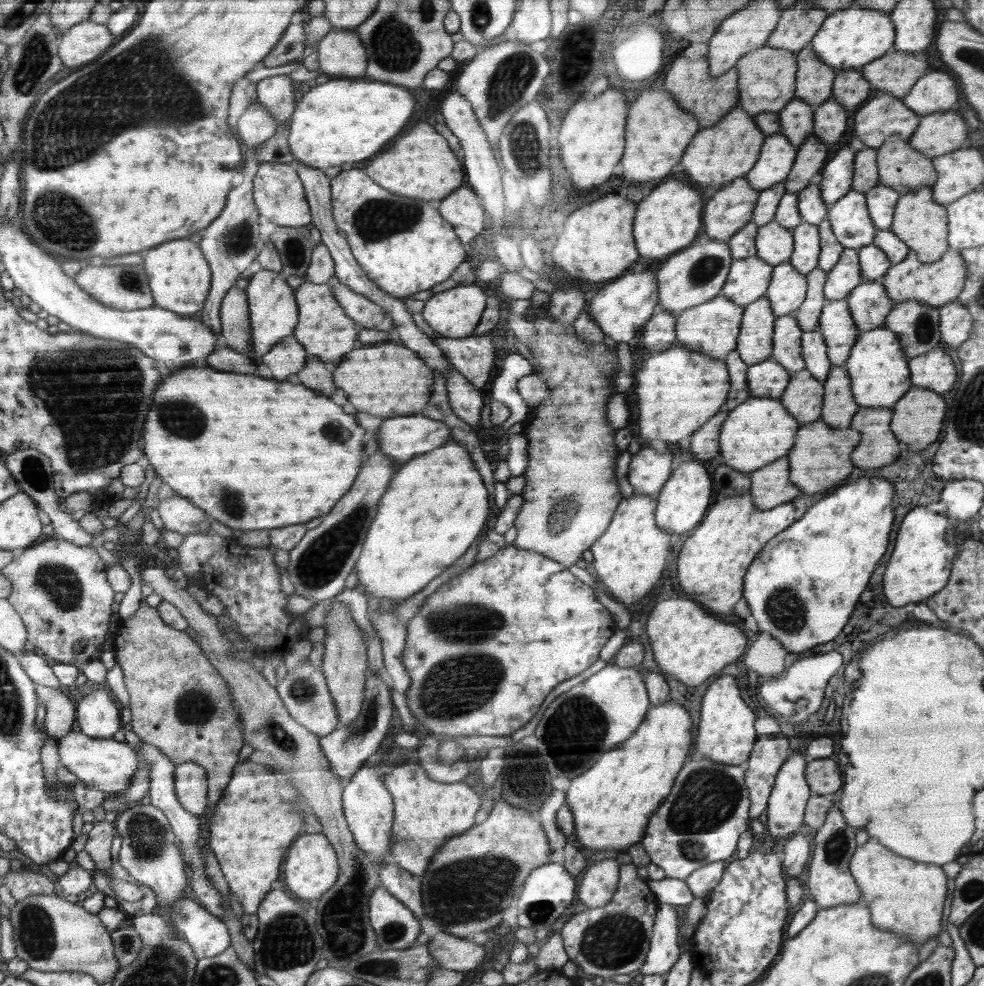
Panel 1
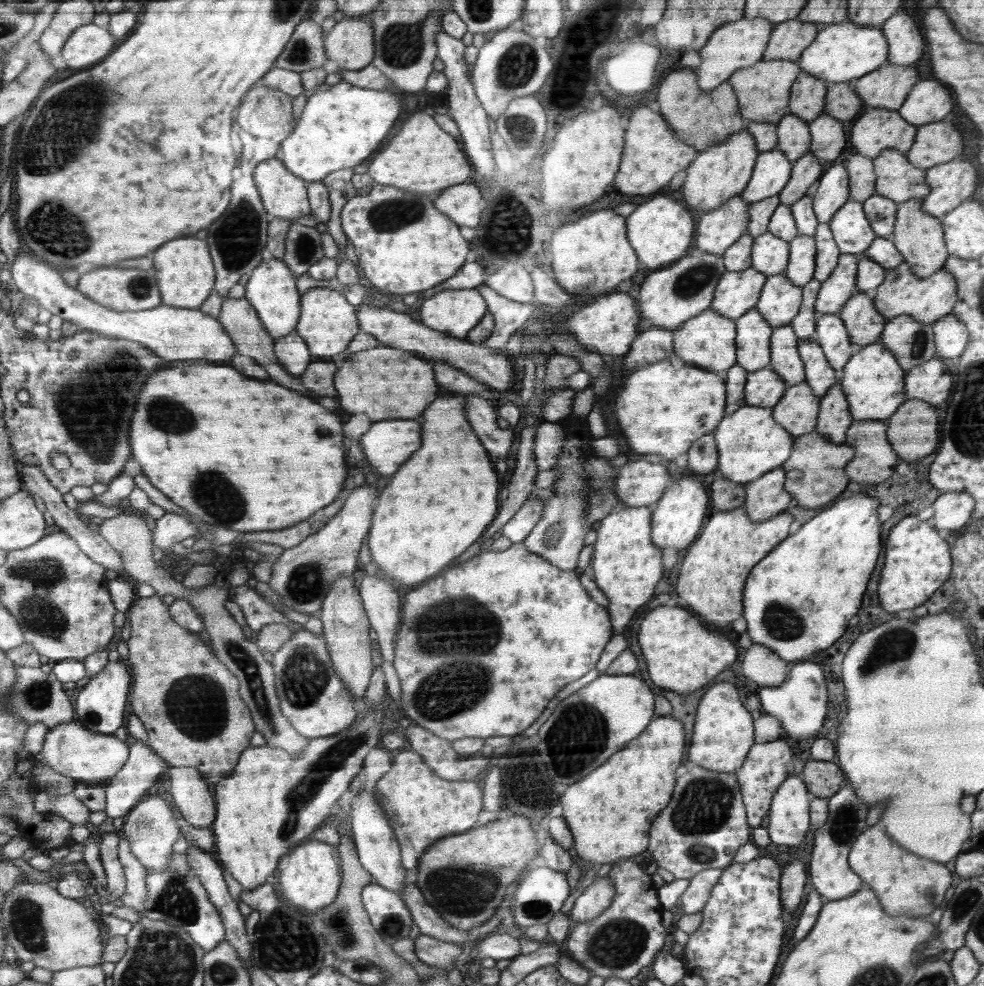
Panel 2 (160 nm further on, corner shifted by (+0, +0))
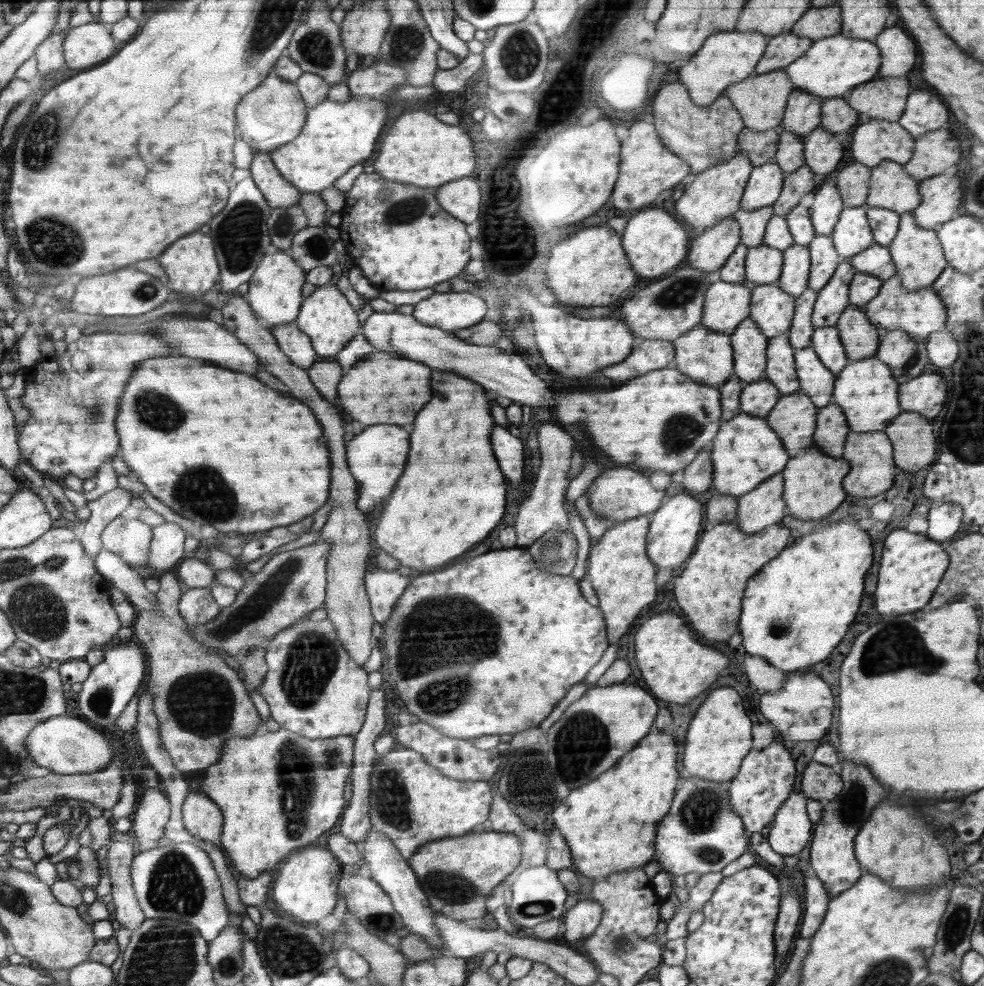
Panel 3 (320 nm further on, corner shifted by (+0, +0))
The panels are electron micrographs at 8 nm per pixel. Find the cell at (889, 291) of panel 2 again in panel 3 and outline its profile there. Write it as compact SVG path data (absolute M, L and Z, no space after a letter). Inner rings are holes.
M894 274L882 283L879 293L864 305L865 315L880 333L903 330L912 340L925 341L930 335L945 328L947 314L944 301L937 295L932 285L916 292L908 292L901 285L901 278Z

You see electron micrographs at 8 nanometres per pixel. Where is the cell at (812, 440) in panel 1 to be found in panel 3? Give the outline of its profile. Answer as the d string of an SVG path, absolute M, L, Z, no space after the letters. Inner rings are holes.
M808 447L802 454L789 460L781 472L786 476L786 504L790 504L790 516L800 520L820 520L832 514L846 498L844 478L852 470L845 458L834 458Z

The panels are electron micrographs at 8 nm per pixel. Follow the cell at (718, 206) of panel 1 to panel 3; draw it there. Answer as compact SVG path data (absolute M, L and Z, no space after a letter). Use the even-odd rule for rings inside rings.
M733 216L723 218L694 239L687 265L716 275L740 244L740 225Z

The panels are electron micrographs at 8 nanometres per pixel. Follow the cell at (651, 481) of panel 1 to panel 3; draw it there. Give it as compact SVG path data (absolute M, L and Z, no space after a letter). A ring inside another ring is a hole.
M613 466L606 472L602 471L590 486L585 490L588 492L588 502L594 514L609 520L610 524L632 520L637 516L656 512L660 506L660 500L664 498L665 490L654 490L648 482L648 474L642 471L635 471L631 467Z

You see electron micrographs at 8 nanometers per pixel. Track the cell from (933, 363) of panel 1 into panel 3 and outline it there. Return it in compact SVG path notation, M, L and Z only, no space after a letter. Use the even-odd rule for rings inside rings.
M928 369L900 385L901 410L918 412L928 420L936 418L946 402L946 396L946 382L934 369Z

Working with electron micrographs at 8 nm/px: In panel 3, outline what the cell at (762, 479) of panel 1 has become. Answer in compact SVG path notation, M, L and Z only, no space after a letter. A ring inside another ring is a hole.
M780 473L771 476L770 479L766 479L764 483L759 484L746 495L737 497L737 501L736 523L740 525L742 532L754 534L779 524L787 512L786 503L783 499L783 475Z

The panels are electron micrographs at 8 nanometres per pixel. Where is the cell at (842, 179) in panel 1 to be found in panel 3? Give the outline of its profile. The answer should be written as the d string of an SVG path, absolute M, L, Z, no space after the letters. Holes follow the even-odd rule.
M828 176L826 181L814 191L814 198L814 203L809 209L814 233L831 238L840 213L845 208L832 176Z

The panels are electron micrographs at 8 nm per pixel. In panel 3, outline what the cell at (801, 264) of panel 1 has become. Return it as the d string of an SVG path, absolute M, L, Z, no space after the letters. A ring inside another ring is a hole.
M793 244L784 251L784 266L777 283L790 296L802 295L807 290L810 265L809 247Z

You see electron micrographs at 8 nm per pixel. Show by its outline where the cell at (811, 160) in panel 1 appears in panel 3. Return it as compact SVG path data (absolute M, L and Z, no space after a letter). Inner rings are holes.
M802 165L798 170L785 176L780 198L771 204L773 213L778 216L788 215L799 204L802 196L814 192L814 175L812 168Z

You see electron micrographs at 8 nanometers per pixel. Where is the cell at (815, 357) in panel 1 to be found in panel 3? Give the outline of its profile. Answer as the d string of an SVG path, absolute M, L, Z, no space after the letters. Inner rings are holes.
M810 346L794 353L799 391L810 396L818 408L824 408L832 402L836 375L822 365L817 352Z

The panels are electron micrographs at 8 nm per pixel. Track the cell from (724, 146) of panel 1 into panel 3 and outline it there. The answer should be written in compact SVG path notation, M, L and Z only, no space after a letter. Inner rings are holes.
M738 152L728 163L720 163L720 165L699 172L694 181L684 190L682 198L676 202L674 206L676 214L692 228L705 228L706 230L708 227L714 227L723 218L733 216L741 208L741 200L752 172L753 166L750 160Z

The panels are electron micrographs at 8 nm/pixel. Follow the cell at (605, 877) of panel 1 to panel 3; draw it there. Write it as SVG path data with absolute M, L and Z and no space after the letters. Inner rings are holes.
M579 900L564 917L565 928L560 933L560 938L565 944L578 944L580 938L587 938L600 926L604 908L595 900Z

